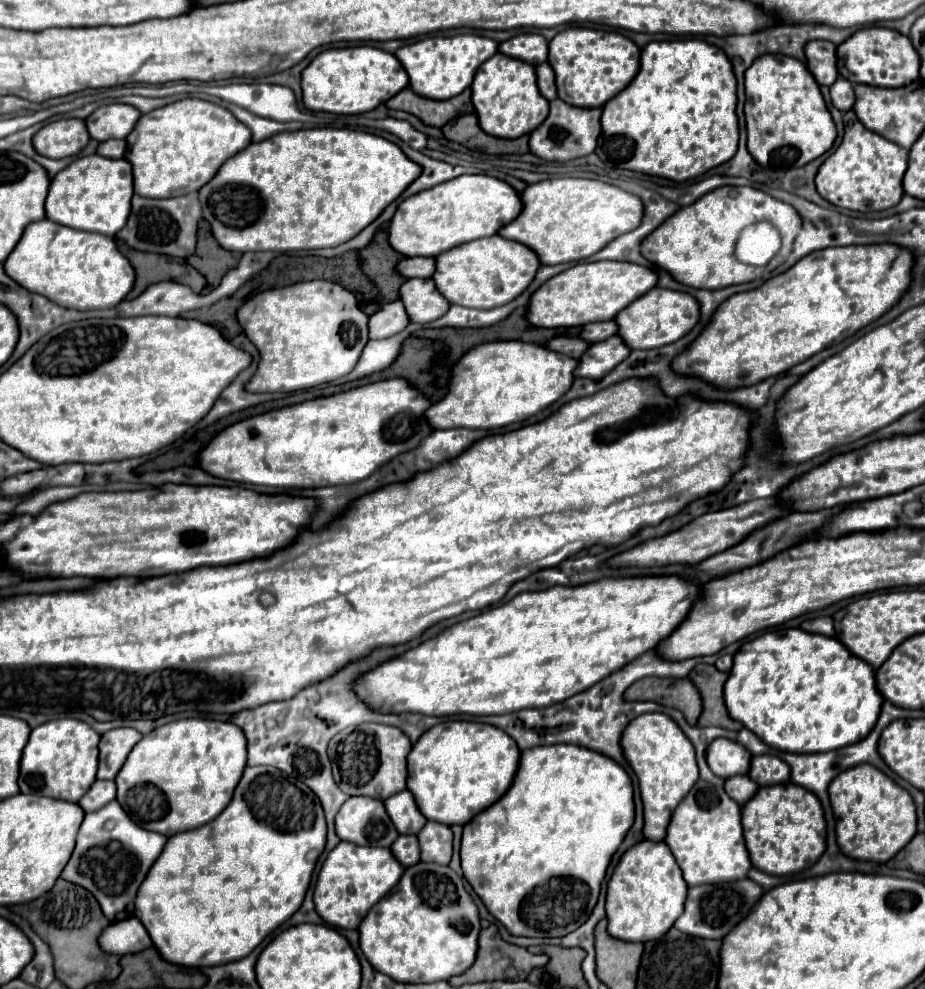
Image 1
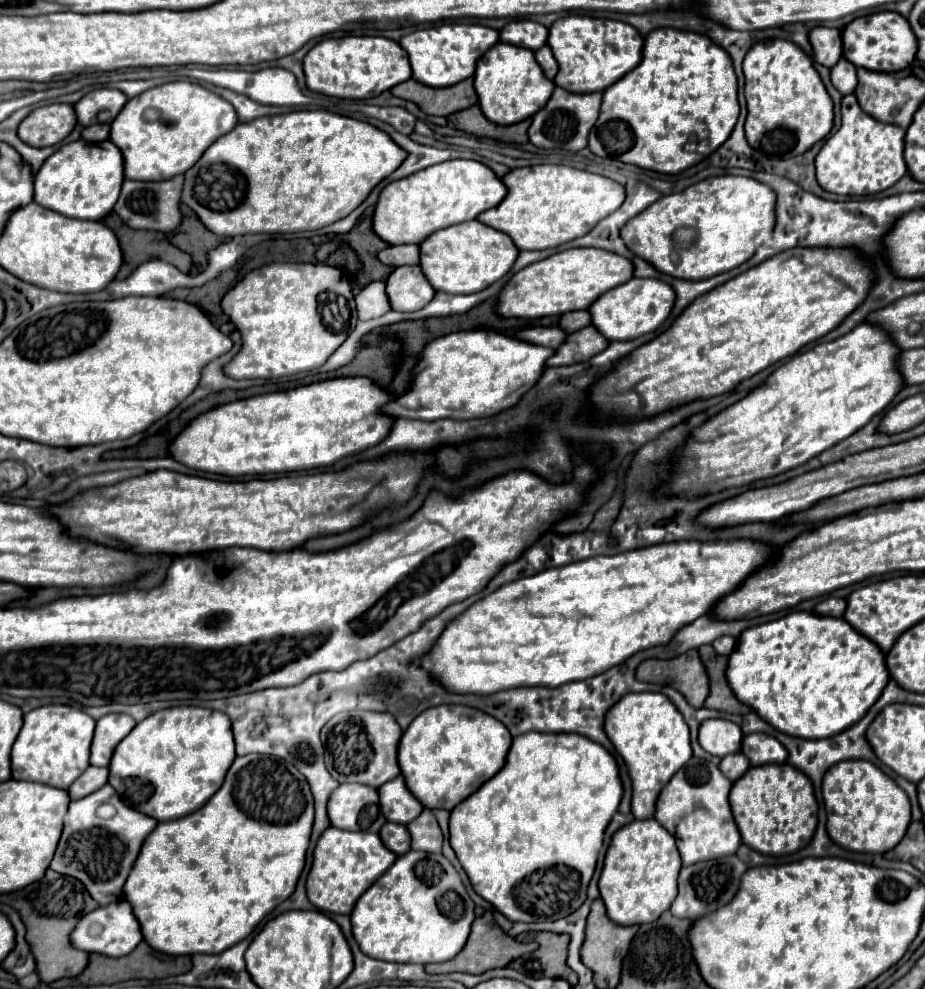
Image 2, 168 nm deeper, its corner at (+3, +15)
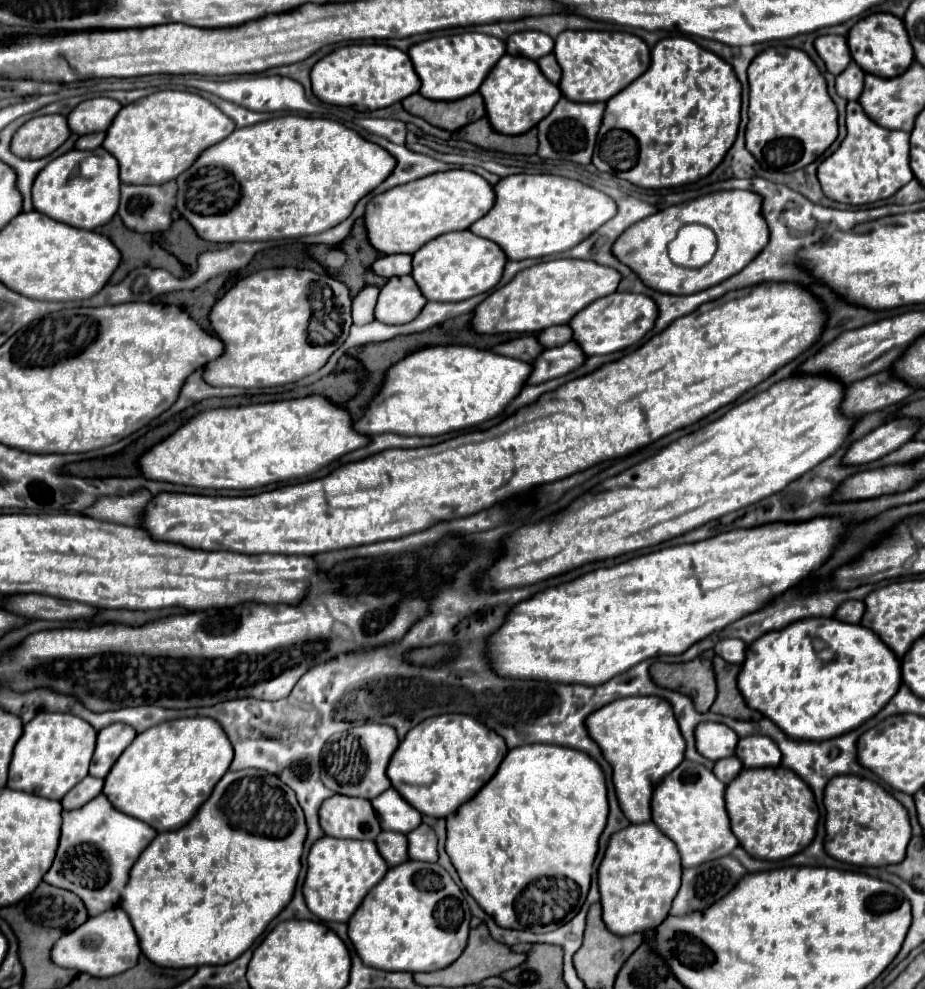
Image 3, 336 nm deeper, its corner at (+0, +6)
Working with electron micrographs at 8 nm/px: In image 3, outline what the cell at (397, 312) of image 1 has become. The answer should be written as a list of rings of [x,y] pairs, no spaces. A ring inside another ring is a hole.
[[[366,286],[352,300],[352,320],[356,322],[356,326],[374,320],[374,306],[378,300],[378,292],[380,290],[376,286]]]

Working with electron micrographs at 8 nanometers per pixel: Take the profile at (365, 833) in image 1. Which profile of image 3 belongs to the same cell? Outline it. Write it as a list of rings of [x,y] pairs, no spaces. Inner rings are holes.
[[[334,794],[320,806],[320,826],[324,834],[336,838],[374,840],[380,834],[370,802],[342,794]]]

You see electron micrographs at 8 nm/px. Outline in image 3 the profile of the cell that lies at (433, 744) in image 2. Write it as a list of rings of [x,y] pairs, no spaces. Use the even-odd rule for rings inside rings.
[[[442,714],[414,726],[394,756],[386,776],[392,788],[420,814],[446,818],[460,804],[468,802],[498,770],[508,748],[504,738],[468,714]]]

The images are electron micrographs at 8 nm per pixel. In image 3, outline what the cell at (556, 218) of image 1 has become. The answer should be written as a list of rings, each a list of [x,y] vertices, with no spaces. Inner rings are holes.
[[[514,174],[502,178],[494,186],[496,202],[492,210],[470,226],[470,232],[496,242],[508,260],[542,258],[576,246],[580,238],[588,238],[612,214],[616,204],[604,192],[590,188],[578,180],[554,174]]]

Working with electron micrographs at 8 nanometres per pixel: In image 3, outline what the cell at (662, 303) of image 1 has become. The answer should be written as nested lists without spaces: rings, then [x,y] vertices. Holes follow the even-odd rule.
[[[614,292],[604,298],[598,298],[598,302],[592,302],[588,308],[580,310],[580,314],[576,314],[568,322],[568,326],[572,328],[572,340],[580,346],[584,356],[594,356],[612,354],[636,344],[654,326],[654,320],[656,304],[648,296]]]

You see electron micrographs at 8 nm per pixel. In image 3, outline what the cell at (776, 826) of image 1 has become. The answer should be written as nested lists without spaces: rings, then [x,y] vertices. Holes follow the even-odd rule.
[[[782,766],[776,768],[744,768],[726,786],[726,810],[738,844],[760,860],[784,860],[802,852],[816,834],[818,806],[812,790],[804,780]]]

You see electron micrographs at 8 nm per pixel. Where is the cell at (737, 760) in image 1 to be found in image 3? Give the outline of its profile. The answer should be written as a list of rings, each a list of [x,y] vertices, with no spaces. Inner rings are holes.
[[[702,722],[694,730],[696,738],[696,750],[708,758],[708,760],[720,760],[734,756],[734,748],[738,742],[738,736],[734,730],[730,730],[726,724],[720,722]]]

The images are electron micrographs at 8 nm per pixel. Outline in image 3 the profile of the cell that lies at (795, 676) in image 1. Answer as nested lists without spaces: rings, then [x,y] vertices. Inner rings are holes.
[[[804,618],[804,620],[798,620],[798,622],[788,624],[788,626],[782,628],[782,630],[764,634],[762,638],[758,638],[756,642],[750,644],[748,654],[746,654],[746,660],[744,660],[744,666],[742,666],[740,674],[738,674],[738,686],[740,686],[740,692],[742,692],[742,696],[746,698],[748,706],[752,706],[754,710],[762,712],[762,714],[768,716],[772,722],[776,722],[776,726],[780,726],[780,730],[786,732],[790,738],[804,738],[804,740],[836,738],[836,734],[844,734],[844,732],[848,732],[848,730],[858,728],[862,722],[866,722],[868,718],[872,718],[874,714],[878,714],[878,712],[888,704],[888,700],[898,692],[900,684],[902,684],[900,660],[898,660],[896,654],[878,638],[878,634],[872,632],[872,630],[868,630],[868,628],[862,626],[862,624],[848,624],[848,622],[840,622],[840,620],[836,620],[836,618]]]

